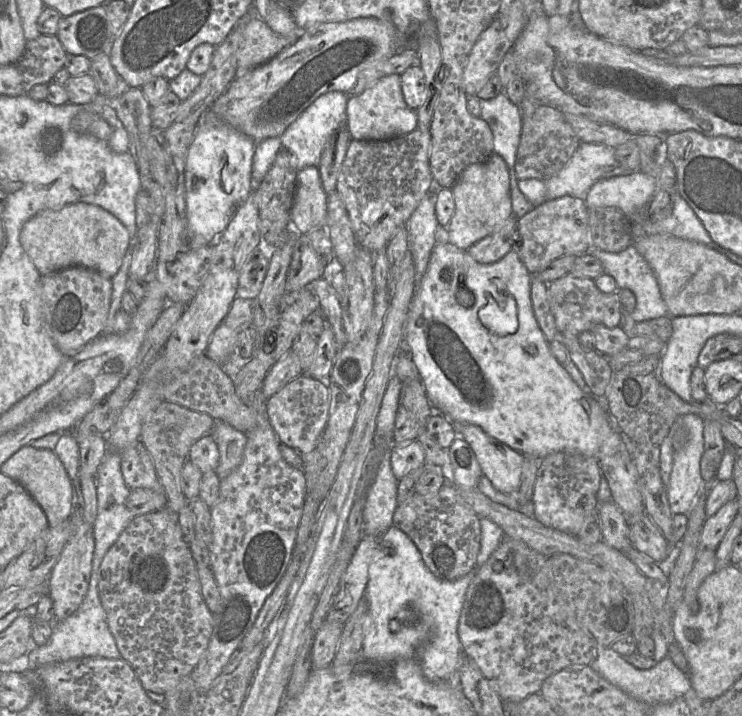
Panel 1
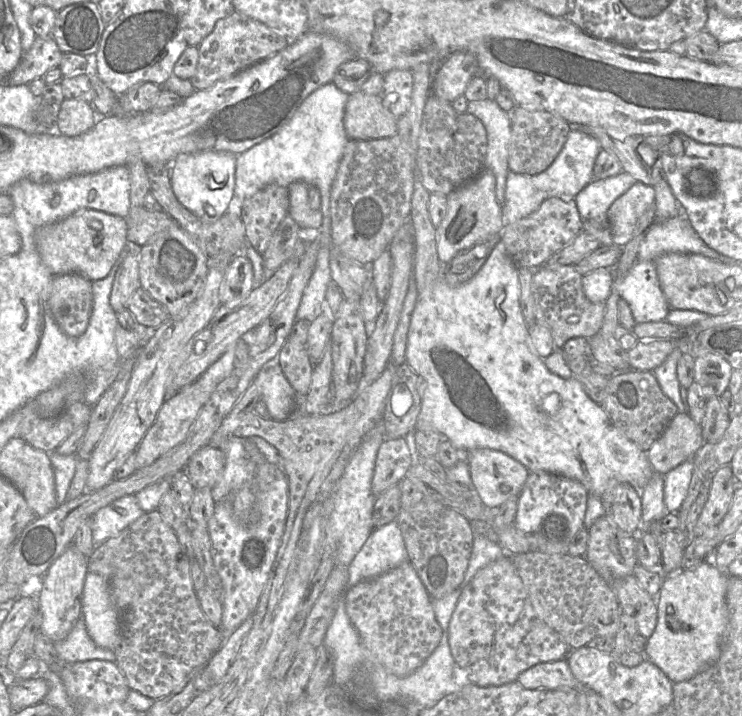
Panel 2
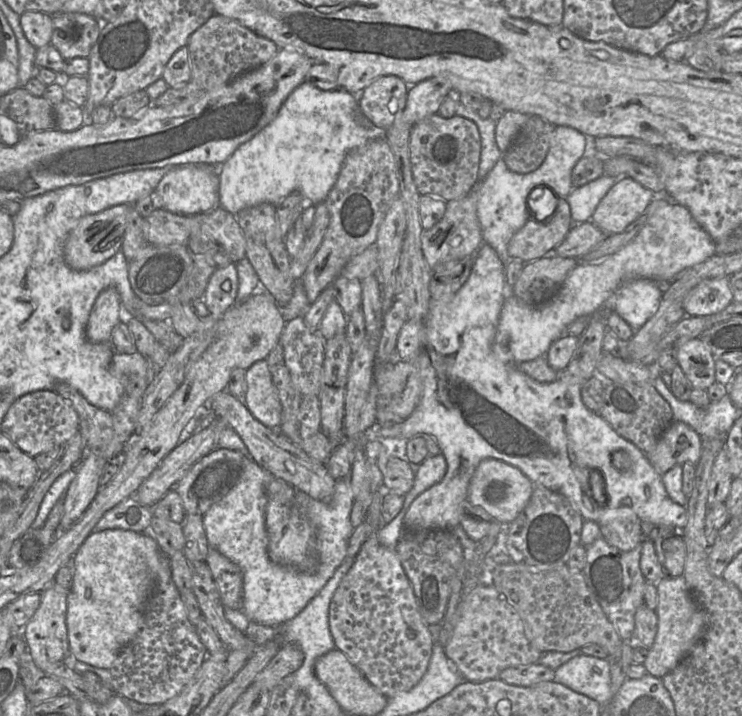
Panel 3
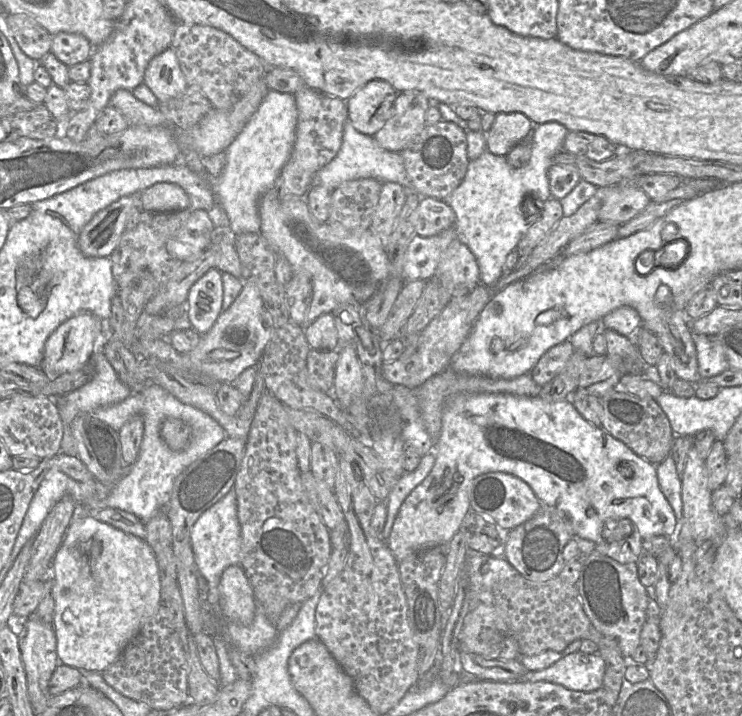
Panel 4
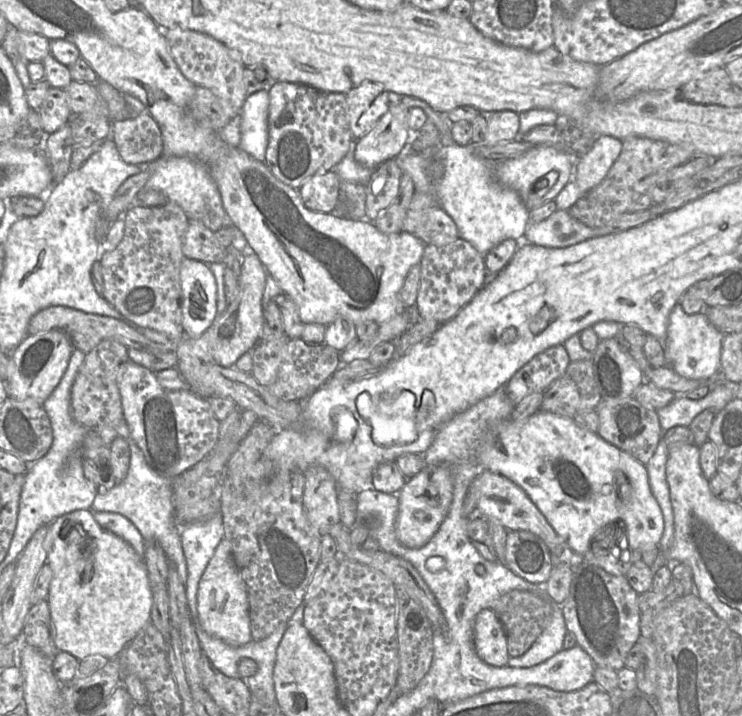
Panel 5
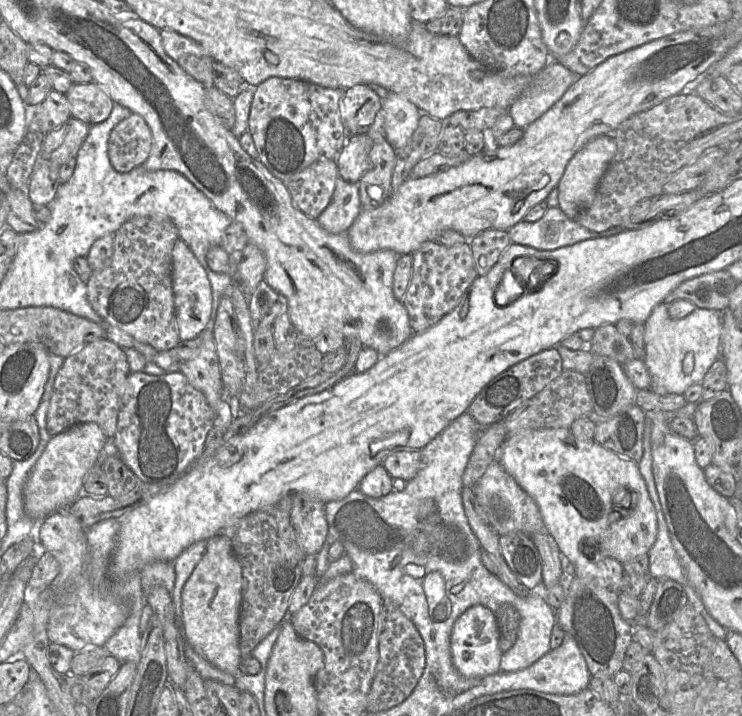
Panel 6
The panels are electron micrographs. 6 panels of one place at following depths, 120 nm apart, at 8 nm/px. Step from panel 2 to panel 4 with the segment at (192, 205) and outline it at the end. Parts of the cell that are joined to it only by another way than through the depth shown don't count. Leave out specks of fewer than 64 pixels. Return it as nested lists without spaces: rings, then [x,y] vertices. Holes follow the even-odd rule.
[[[157,183],[140,193],[140,207],[149,212],[190,209],[187,193],[173,183]]]

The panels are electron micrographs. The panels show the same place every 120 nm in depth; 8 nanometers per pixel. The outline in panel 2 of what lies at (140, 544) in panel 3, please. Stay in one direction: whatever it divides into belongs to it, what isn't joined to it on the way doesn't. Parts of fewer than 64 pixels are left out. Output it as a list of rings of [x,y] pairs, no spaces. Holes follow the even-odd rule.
[[[88,571],[82,597],[81,617],[96,645],[115,651],[121,640],[120,611],[116,608],[108,581]]]

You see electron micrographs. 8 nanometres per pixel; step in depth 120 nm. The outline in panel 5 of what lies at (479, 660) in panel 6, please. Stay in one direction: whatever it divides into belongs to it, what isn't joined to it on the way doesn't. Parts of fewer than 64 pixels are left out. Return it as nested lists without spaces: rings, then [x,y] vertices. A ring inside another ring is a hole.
[[[491,609],[481,610],[474,621],[474,646],[486,664],[503,667],[508,664],[507,636],[503,624]]]

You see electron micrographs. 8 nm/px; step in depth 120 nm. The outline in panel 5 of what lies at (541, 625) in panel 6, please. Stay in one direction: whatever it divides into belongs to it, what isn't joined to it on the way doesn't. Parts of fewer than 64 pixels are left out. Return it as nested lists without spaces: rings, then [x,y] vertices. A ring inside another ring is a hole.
[[[531,587],[521,588],[548,601],[552,607],[550,623],[536,639],[530,649],[521,656],[510,656],[508,660],[508,666],[528,668],[540,664],[562,651],[563,640],[568,629],[564,621],[561,606],[552,600],[544,587],[539,587],[539,589],[533,589]]]

